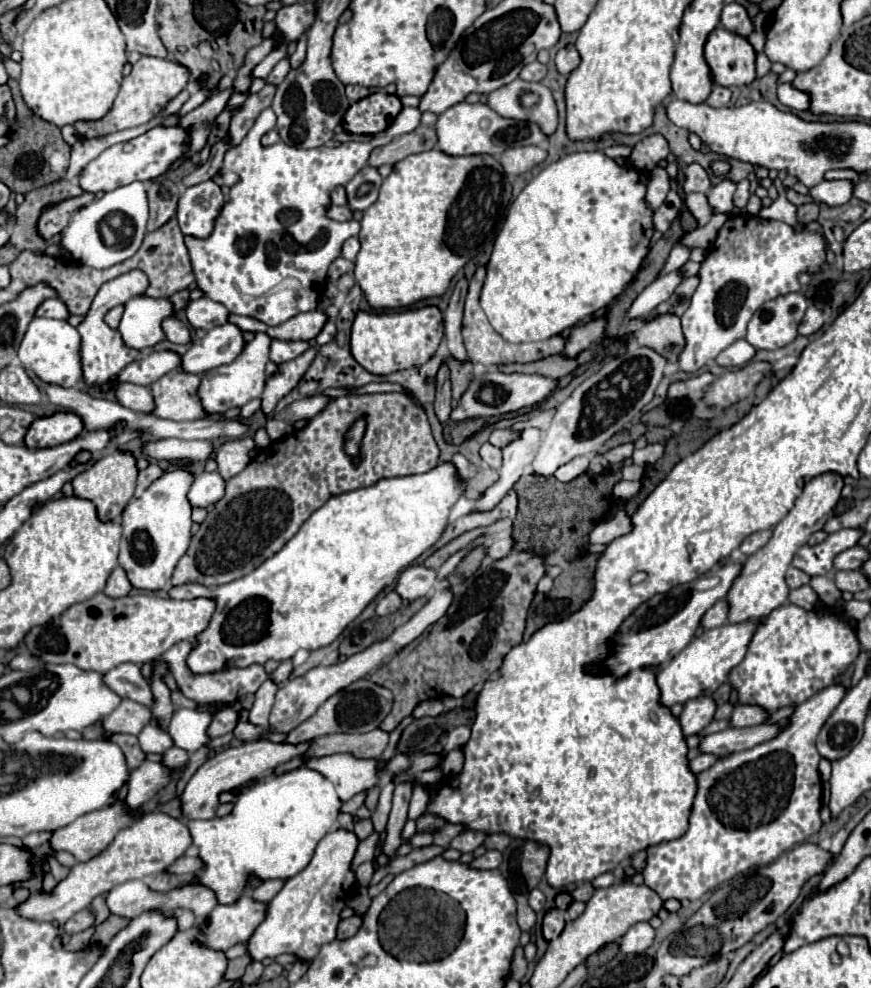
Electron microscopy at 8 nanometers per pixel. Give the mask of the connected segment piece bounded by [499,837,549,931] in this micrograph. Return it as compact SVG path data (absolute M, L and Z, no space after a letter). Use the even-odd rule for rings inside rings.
M511 839L503 851L503 863L499 871L509 881L513 897L517 901L517 923L523 931L535 925L535 911L527 905L531 889L541 881L549 859L549 847L531 839Z

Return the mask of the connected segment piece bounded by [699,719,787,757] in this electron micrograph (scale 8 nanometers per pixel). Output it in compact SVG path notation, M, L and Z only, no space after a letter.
M787 719L775 723L775 725L755 725L749 729L723 729L711 735L705 735L699 743L701 753L711 753L715 757L723 757L735 751L751 749L753 745L759 745L761 741L767 741L769 737L775 737L781 727L785 727Z

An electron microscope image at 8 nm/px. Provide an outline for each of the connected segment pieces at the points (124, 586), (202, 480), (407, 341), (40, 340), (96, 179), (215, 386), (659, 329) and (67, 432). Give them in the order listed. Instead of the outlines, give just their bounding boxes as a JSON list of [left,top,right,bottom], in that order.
[[103,567,131,597],[189,473,225,507],[351,307,443,375],[19,317,83,387],[79,125,189,193],[199,333,271,415],[627,315,685,363],[25,413,81,449]]

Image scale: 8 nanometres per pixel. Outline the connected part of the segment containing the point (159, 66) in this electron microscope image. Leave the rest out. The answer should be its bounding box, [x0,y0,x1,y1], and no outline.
[75,57,189,139]

